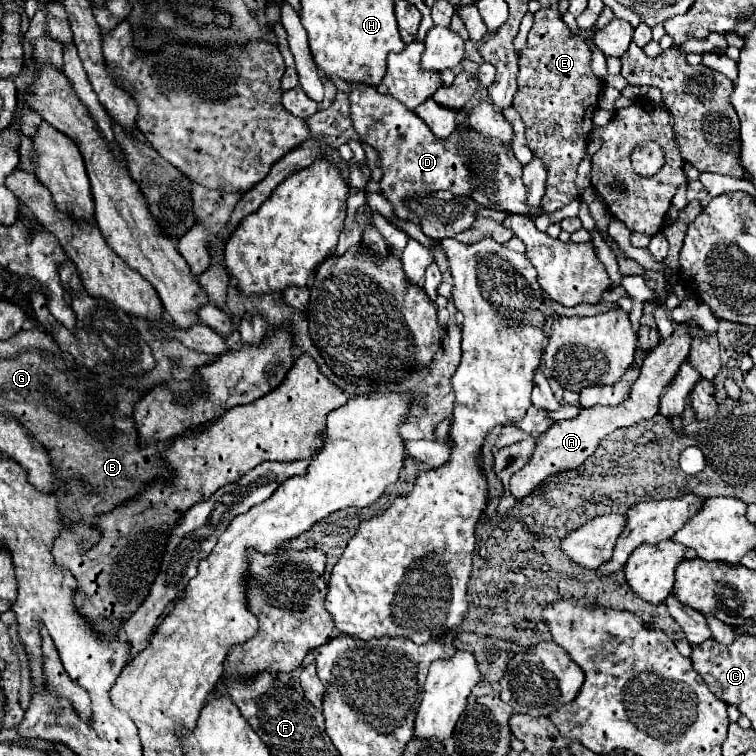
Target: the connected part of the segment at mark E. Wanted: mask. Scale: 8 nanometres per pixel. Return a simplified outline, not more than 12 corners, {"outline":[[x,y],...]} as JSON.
{"outline":[[552,8],[518,52],[514,108],[546,166],[542,212],[574,178],[604,82]]}

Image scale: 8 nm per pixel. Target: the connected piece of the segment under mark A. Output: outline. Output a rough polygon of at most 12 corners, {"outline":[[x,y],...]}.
{"outline":[[686,324],[646,354],[630,398],[584,408],[540,434],[510,478],[522,500],[578,468],[600,440],[658,414],[660,392],[688,358]]}

